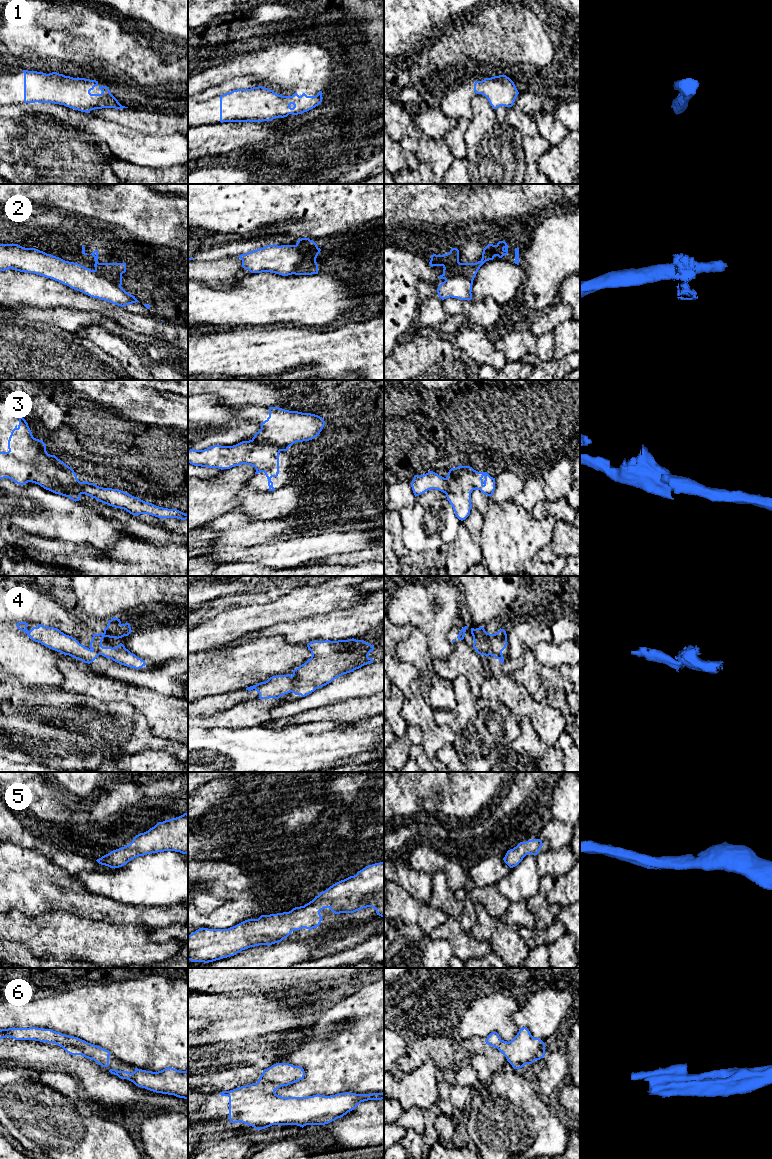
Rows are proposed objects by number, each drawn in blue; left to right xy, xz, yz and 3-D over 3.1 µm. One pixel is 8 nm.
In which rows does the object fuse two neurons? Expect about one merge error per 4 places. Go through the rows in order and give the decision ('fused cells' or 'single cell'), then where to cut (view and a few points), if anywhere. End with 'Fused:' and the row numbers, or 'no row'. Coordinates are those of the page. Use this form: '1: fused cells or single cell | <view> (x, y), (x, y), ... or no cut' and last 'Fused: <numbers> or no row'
1: single cell | no cut
2: single cell | no cut
3: fused cells | xz (252, 439), (258, 442), (278, 444), (287, 448)
4: fused cells | yz (485, 654), (498, 653), (502, 656)
5: single cell | no cut
6: fused cells | xy (57, 1043), (60, 1045), (72, 1045), (81, 1054)
Fused: 3, 4, 6

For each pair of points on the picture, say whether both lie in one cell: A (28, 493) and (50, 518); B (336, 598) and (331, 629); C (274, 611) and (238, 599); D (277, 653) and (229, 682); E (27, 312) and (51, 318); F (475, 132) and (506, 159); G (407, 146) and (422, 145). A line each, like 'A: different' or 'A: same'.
A: same
B: different
C: different
D: same
E: same
F: same
G: same

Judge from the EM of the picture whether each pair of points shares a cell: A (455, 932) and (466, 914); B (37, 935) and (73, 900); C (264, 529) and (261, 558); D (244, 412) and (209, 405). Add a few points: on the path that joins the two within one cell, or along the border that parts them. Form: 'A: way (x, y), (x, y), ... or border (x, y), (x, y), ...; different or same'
A: border (449, 916), (452, 916), (469, 933); different
B: border (39, 913), (67, 910), (85, 917); different
C: border (286, 539), (269, 539), (249, 546), (240, 545); different
D: border (231, 407), (231, 411), (242, 420); different

